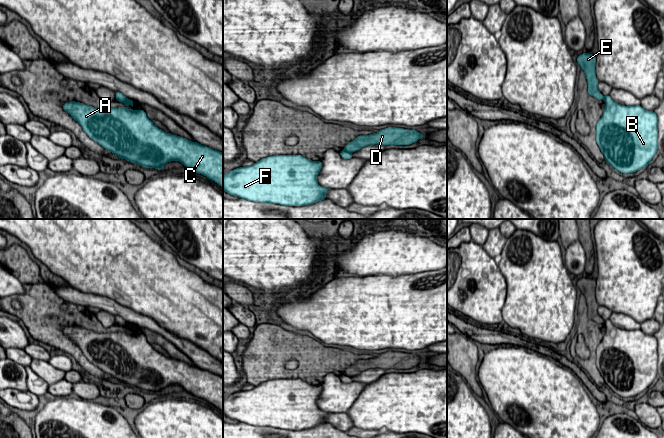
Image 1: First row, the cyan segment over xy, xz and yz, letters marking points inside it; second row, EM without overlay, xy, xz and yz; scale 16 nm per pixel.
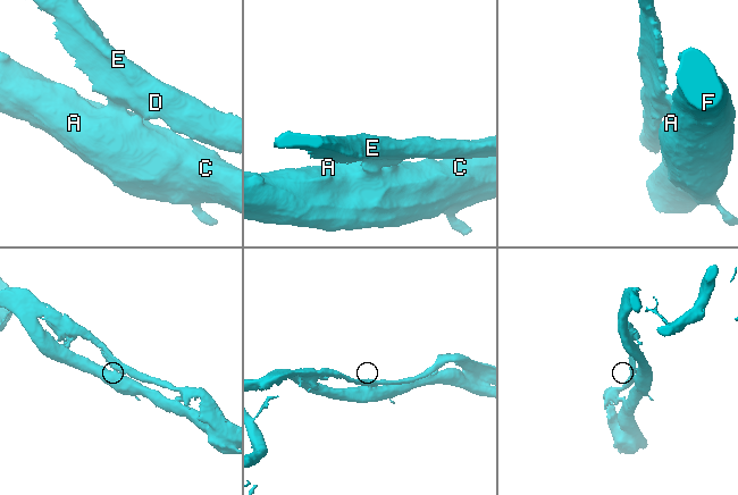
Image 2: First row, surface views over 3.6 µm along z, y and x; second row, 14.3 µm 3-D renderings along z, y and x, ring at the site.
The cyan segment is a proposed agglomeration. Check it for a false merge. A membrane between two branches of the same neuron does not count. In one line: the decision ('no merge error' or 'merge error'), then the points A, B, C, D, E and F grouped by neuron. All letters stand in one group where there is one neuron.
merge error; groups A B C F / D E

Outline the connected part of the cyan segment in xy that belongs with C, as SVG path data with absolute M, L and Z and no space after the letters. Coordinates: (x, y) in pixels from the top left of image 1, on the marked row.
M116 92L116 100L125 107L97 109L80 102L67 102L62 105L84 132L106 150L120 159L141 165L146 168L162 170L170 161L179 161L188 169L206 176L223 188L223 153L186 138L166 133L148 119L144 110L129 110L126 107L133 102L120 92Z

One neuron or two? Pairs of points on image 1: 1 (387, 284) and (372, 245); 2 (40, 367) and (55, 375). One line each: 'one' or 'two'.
1: two
2: one

